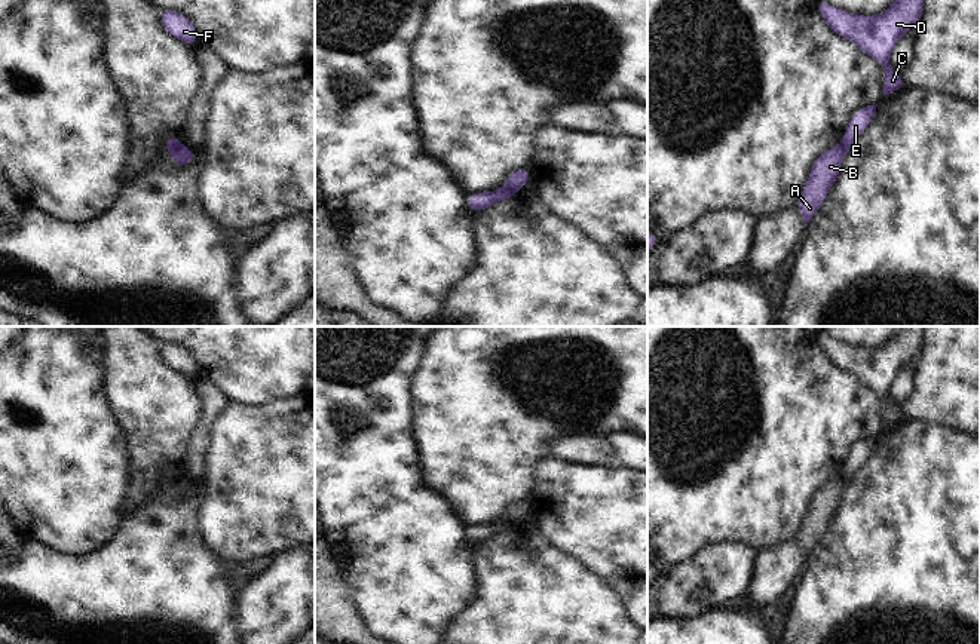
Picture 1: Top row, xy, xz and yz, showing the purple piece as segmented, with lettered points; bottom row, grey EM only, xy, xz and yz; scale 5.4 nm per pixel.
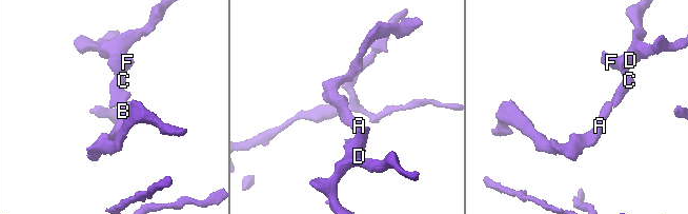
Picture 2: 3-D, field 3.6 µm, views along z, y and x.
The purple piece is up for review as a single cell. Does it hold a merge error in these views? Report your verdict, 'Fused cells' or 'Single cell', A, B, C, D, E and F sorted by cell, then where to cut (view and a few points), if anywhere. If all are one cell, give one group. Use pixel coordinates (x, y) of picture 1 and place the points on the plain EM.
Fused cells. Groups: A B / C D E F. Split along xy (180, 474), (168, 484).

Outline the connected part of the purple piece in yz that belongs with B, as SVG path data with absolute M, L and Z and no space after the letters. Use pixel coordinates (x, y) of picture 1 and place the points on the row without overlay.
M834 478L823 484L814 494L806 518L800 524L796 536L799 546L805 552L805 559L809 552L818 545L824 536L830 519L836 515L846 484L842 478Z

